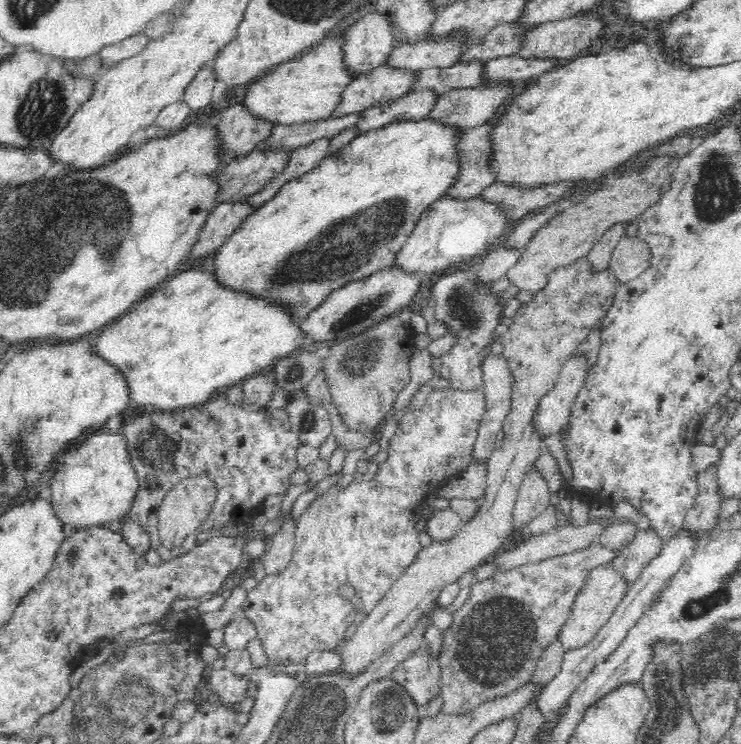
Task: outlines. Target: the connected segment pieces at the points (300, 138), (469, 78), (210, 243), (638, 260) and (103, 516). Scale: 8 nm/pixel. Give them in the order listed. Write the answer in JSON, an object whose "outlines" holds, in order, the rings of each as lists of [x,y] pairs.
{"outlines":[[[[356,110],[326,118],[304,120],[304,122],[280,123],[274,127],[273,133],[263,146],[297,148],[318,138],[334,138],[340,130],[356,125],[362,117],[363,111]]],[[[465,58],[452,66],[428,66],[419,70],[418,78],[411,89],[435,88],[441,94],[450,88],[478,86],[486,79],[486,65],[487,60]]],[[[249,197],[221,202],[210,213],[191,257],[196,259],[219,250],[257,208]]],[[[622,237],[610,256],[609,270],[621,284],[636,280],[642,271],[649,266],[648,246],[636,237]]],[[[98,426],[80,444],[67,450],[64,462],[57,465],[58,471],[52,476],[49,498],[69,531],[110,523],[132,508],[139,489],[139,478],[128,447],[123,433]]]]}

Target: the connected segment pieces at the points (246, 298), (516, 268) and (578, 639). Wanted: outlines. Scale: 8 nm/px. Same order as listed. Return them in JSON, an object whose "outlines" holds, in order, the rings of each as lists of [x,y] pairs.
{"outlines":[[[[196,266],[196,268],[190,268],[186,272],[180,272],[176,276],[171,276],[166,281],[158,284],[154,290],[152,290],[146,297],[136,303],[133,308],[127,313],[120,316],[111,324],[105,325],[100,330],[100,336],[95,338],[95,348],[99,350],[100,354],[103,354],[104,358],[107,358],[110,362],[114,362],[116,366],[119,366],[123,373],[128,376],[128,383],[130,383],[131,400],[138,405],[142,405],[145,408],[156,408],[159,410],[170,410],[178,406],[190,406],[197,403],[204,403],[208,398],[214,394],[216,389],[221,387],[228,387],[237,385],[243,382],[248,376],[258,374],[263,368],[266,368],[269,364],[273,364],[279,357],[293,353],[300,348],[301,344],[304,344],[306,340],[307,330],[304,330],[305,316],[300,316],[300,311],[296,311],[296,307],[292,307],[291,302],[283,302],[278,298],[260,298],[260,296],[254,296],[250,292],[254,290],[232,290],[228,288],[228,283],[224,283],[224,280],[220,279],[220,272],[212,270],[212,268],[204,268],[204,266]]],[[[656,157],[644,162],[644,166],[634,168],[632,172],[620,178],[611,178],[602,187],[579,203],[571,203],[555,221],[538,229],[530,238],[527,246],[519,254],[518,261],[505,275],[512,286],[520,290],[536,292],[547,282],[554,267],[572,263],[587,256],[587,249],[596,244],[606,228],[614,222],[627,219],[635,220],[670,188],[671,173],[675,162],[672,158]]],[[[602,563],[590,570],[584,584],[578,590],[571,613],[560,628],[557,640],[564,652],[583,647],[590,642],[604,626],[610,615],[616,610],[618,603],[626,594],[628,584],[622,576],[607,563]]]]}

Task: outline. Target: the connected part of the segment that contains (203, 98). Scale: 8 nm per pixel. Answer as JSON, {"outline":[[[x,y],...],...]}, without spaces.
{"outline":[[[211,62],[203,64],[196,76],[185,86],[182,103],[192,111],[205,107],[212,100],[214,84]]]}

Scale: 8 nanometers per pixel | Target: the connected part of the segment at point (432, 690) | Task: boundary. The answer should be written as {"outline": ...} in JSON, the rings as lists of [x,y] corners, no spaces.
{"outline":[[[424,647],[416,649],[412,652],[407,659],[399,662],[395,669],[388,676],[389,680],[394,681],[396,685],[404,689],[404,693],[414,701],[414,704],[428,703],[439,690],[438,680],[438,660],[429,658],[428,653]]]}

